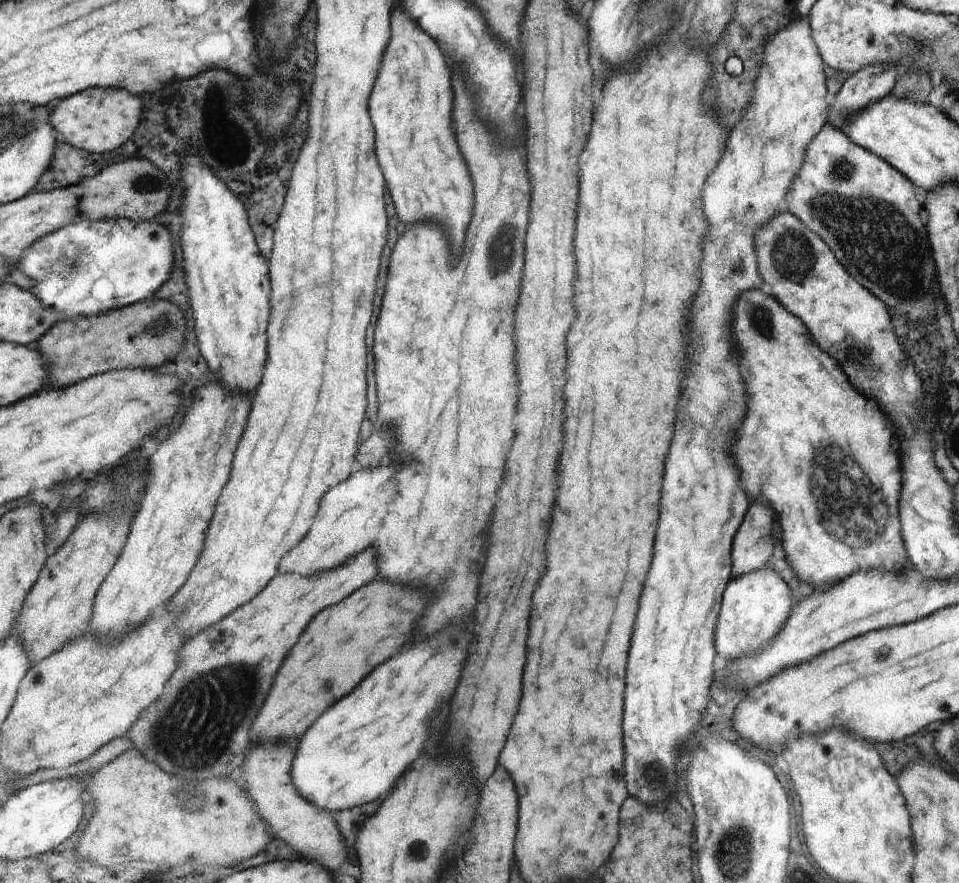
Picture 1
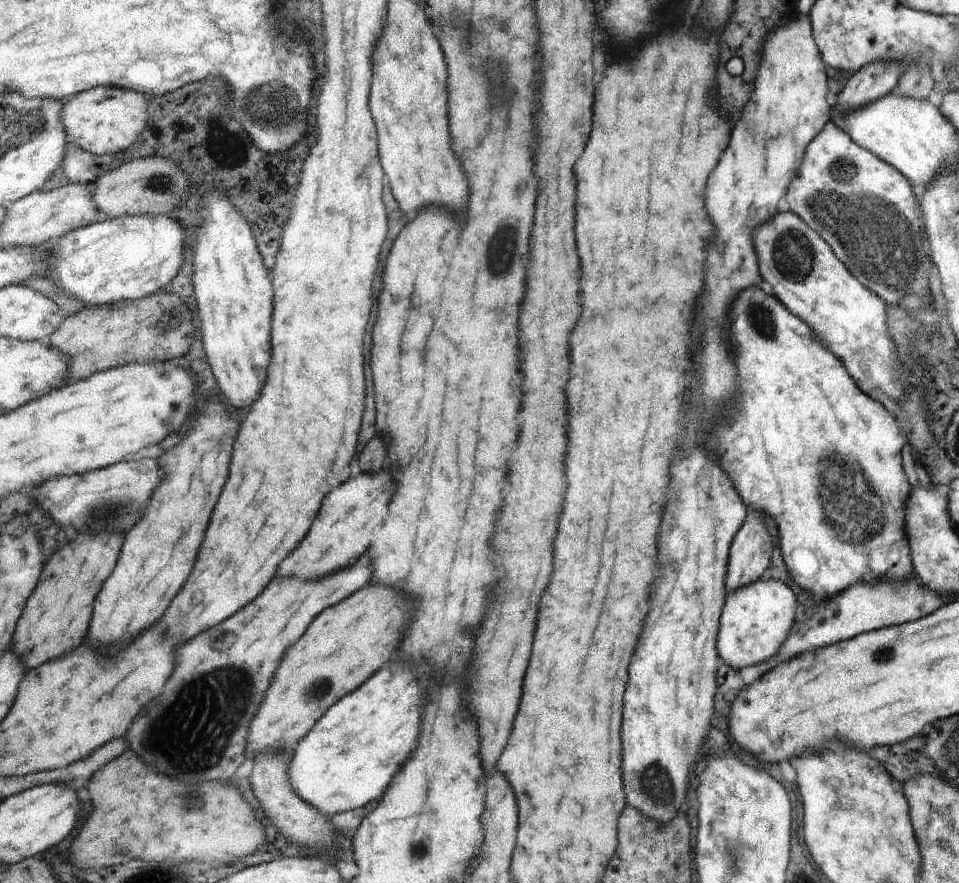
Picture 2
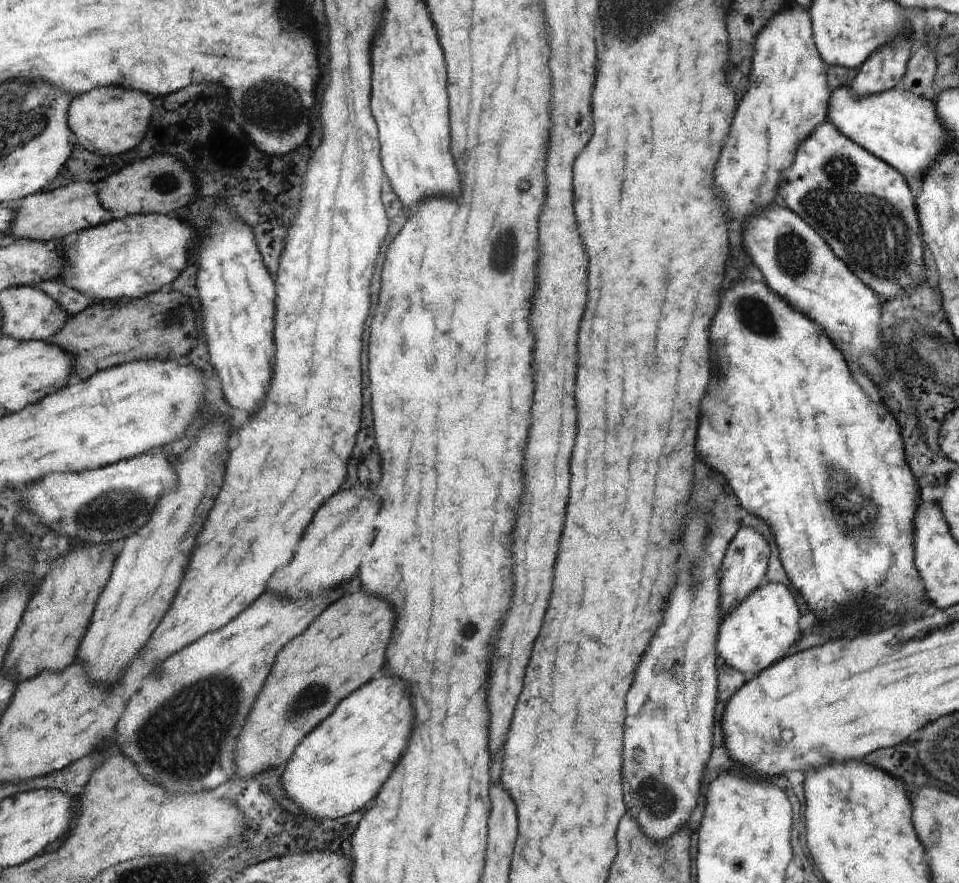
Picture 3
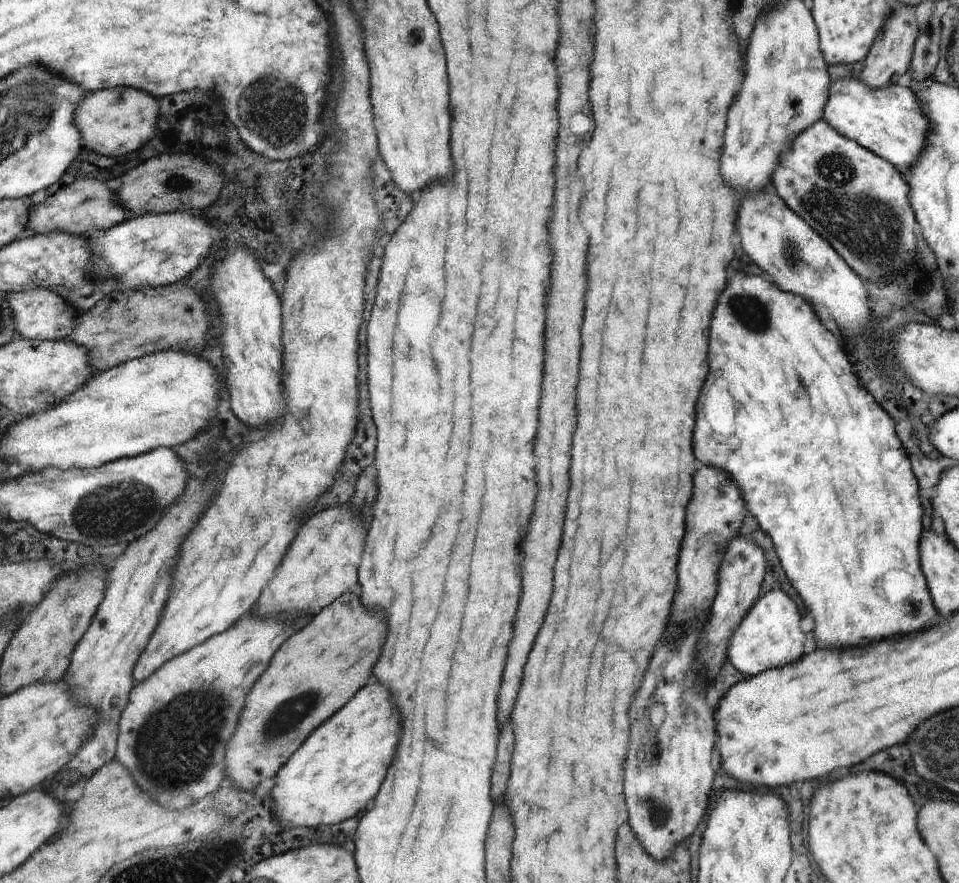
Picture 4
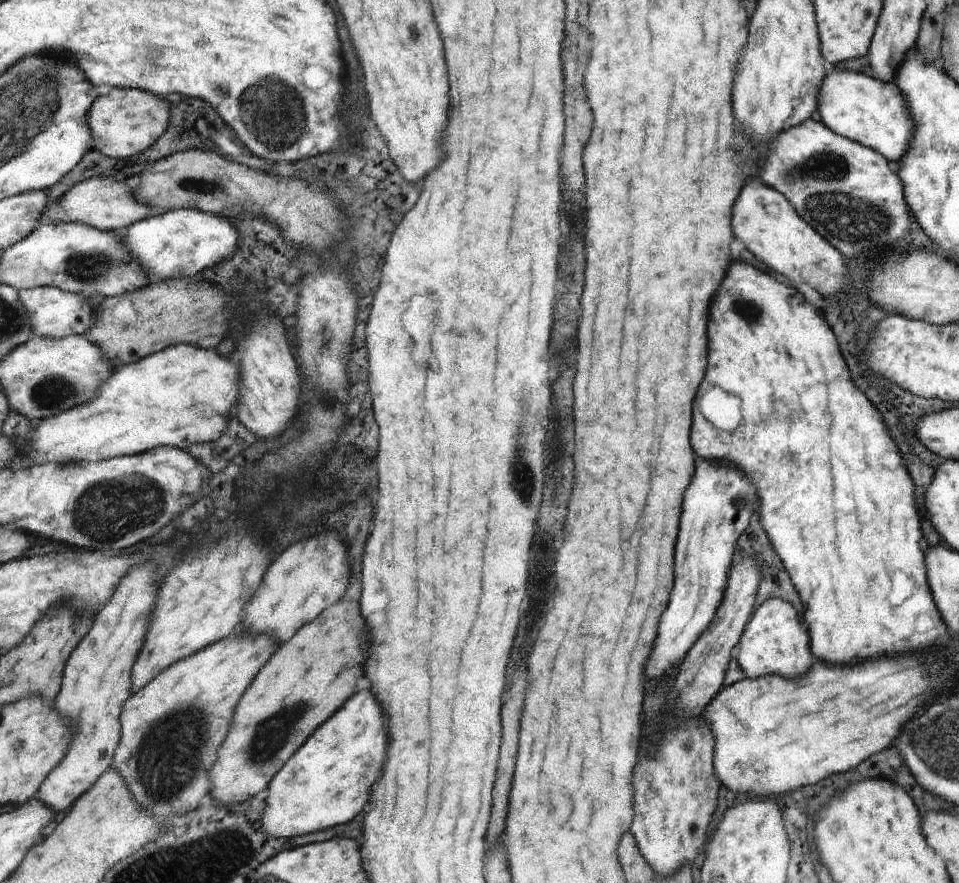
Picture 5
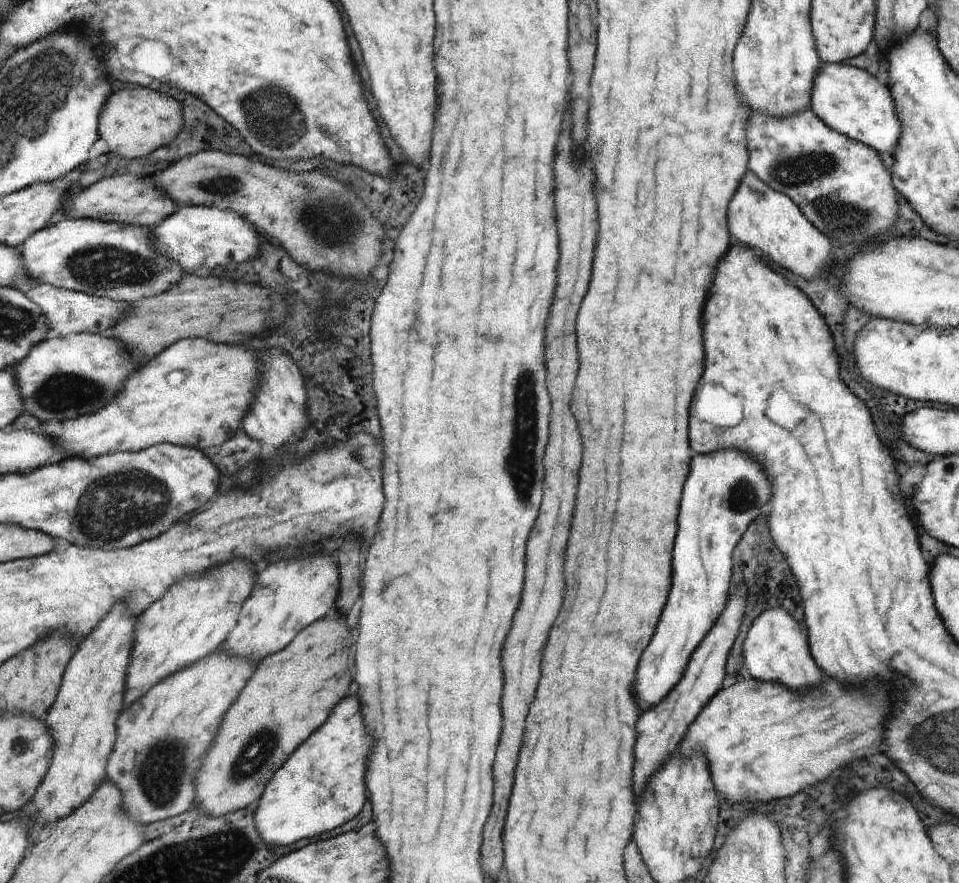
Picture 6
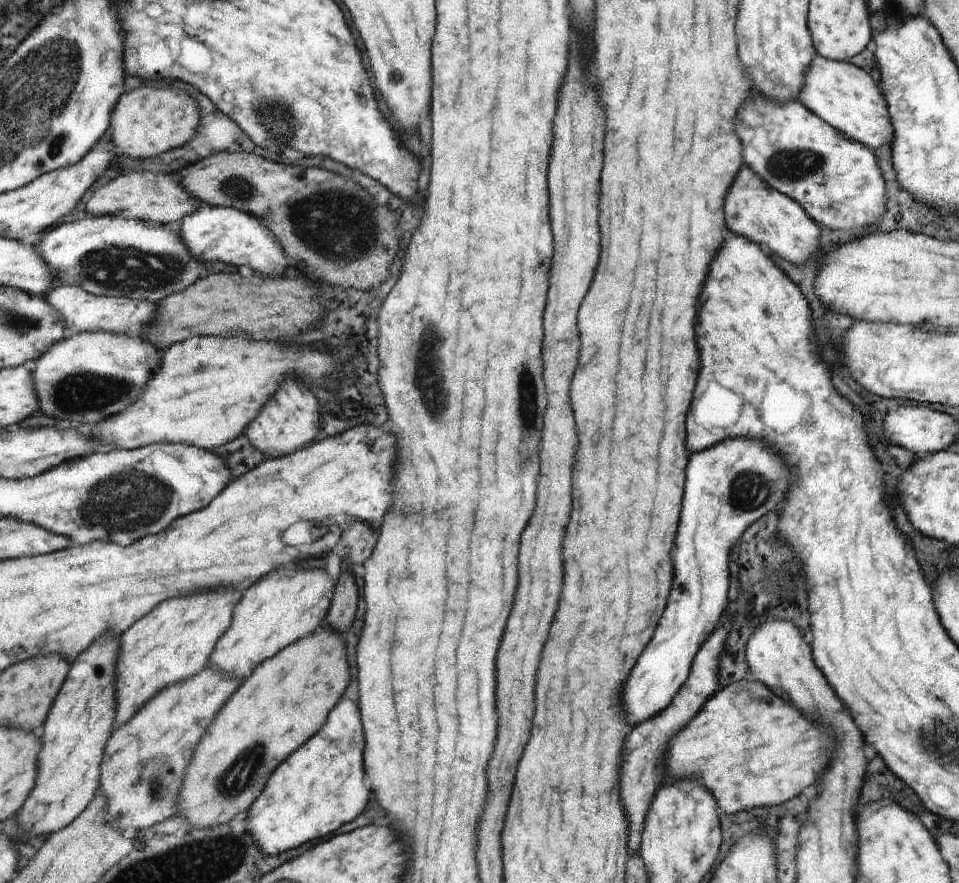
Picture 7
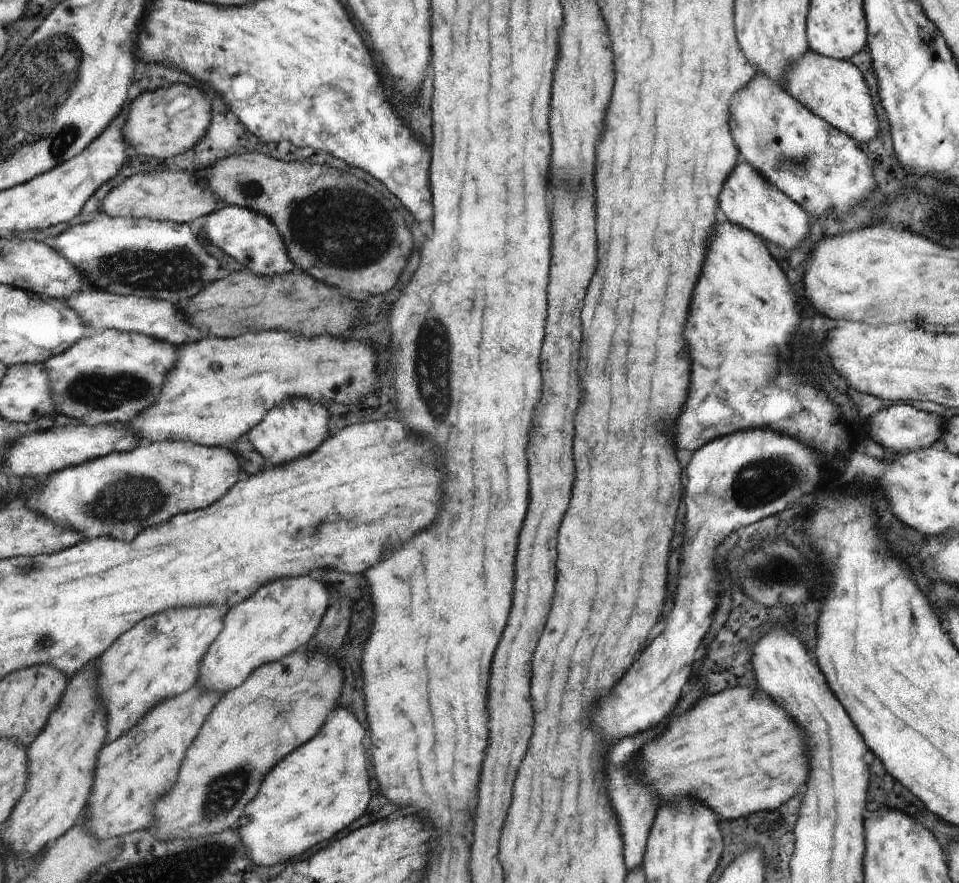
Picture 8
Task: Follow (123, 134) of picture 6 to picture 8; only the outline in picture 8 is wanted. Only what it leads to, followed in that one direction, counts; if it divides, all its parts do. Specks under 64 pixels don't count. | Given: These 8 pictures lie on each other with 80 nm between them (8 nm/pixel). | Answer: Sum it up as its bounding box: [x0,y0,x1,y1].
[125,84,214,158]

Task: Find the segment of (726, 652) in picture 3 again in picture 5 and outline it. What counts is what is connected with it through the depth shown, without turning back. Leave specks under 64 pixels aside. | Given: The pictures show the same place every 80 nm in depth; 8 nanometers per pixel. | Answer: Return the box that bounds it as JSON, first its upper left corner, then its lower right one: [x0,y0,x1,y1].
[736,598,814,679]

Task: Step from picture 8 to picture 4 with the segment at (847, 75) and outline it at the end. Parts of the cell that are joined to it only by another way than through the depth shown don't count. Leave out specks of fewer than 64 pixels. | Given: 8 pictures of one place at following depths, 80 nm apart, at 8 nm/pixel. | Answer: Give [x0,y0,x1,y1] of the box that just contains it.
[823,78,931,174]

